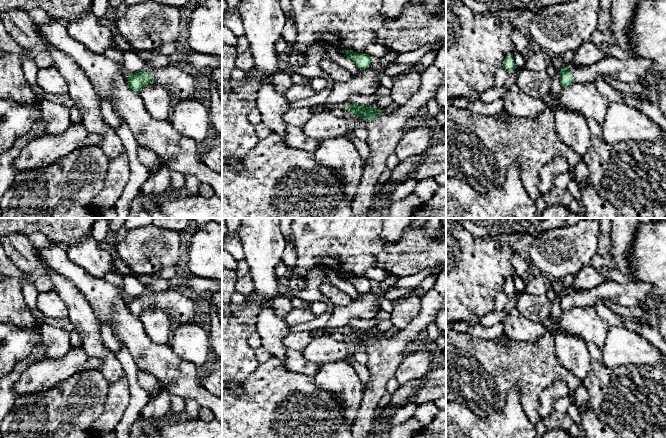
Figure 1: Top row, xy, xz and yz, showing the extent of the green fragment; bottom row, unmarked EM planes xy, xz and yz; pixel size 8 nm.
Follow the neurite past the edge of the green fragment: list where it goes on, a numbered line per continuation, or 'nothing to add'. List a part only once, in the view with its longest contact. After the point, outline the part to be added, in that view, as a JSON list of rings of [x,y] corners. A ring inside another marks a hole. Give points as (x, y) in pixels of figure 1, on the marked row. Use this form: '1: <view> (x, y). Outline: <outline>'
1: xz (384, 133). Outline: [[[446,44],[436,51],[433,64],[421,73],[421,85],[417,92],[392,113],[382,112],[377,119],[366,121],[369,158],[363,166],[363,174],[357,192],[351,201],[350,218],[369,218],[373,192],[380,175],[386,169],[387,158],[403,135],[407,121],[418,115],[419,110],[435,98],[438,89],[446,84]]]

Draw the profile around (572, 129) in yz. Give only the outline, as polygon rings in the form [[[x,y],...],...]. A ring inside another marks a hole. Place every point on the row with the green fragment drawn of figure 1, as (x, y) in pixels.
[[[557,109],[555,113],[555,130],[559,139],[583,157],[589,148],[590,131],[587,119],[576,111]]]

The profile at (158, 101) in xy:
[[[156,82],[147,84],[142,88],[139,95],[153,118],[165,120],[170,117],[174,105],[174,96],[164,86]]]

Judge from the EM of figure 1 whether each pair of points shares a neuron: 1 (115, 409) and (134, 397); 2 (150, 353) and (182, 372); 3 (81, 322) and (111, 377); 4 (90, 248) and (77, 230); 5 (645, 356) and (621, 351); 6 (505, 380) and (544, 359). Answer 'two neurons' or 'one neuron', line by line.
1: two neurons
2: one neuron
3: one neuron
4: two neurons
5: one neuron
6: one neuron

